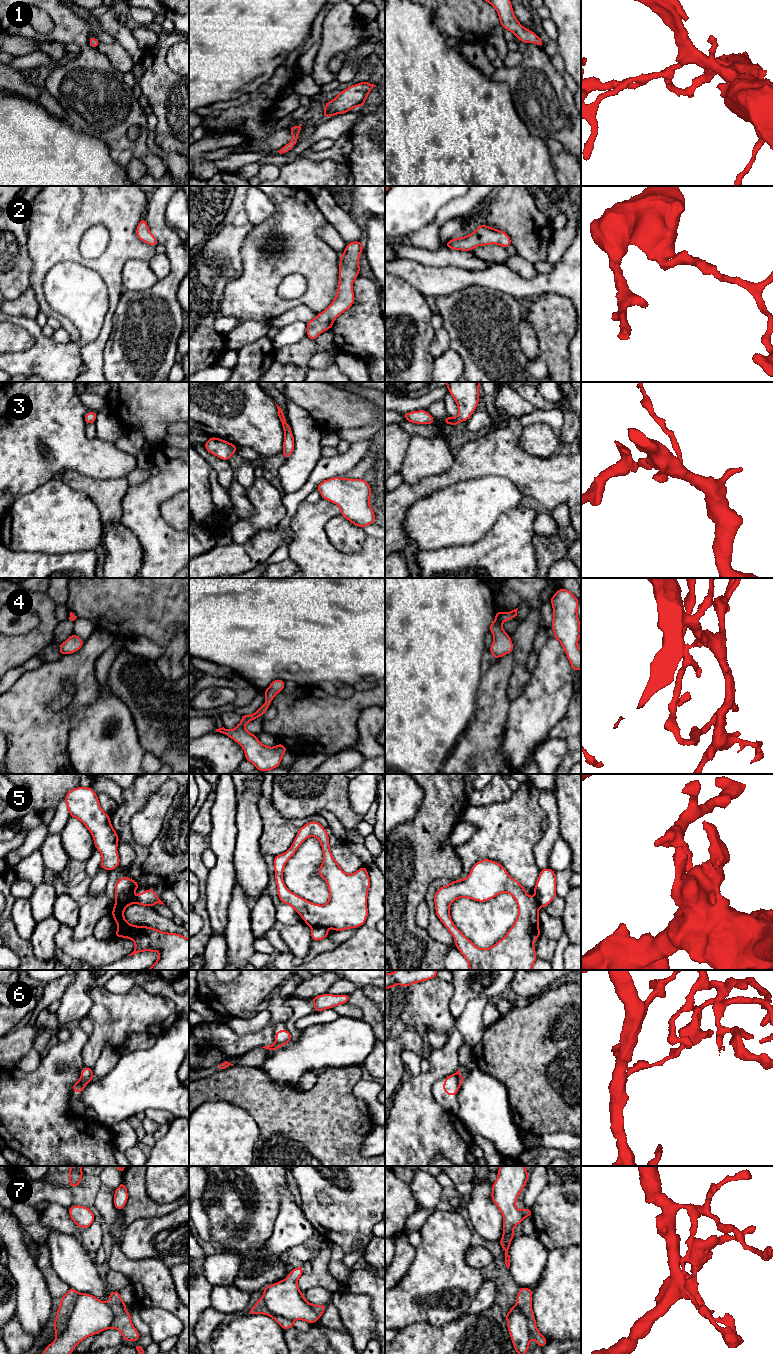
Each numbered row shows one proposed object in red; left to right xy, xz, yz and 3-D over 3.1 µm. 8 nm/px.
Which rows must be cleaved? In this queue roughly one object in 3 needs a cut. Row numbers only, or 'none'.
5, 6

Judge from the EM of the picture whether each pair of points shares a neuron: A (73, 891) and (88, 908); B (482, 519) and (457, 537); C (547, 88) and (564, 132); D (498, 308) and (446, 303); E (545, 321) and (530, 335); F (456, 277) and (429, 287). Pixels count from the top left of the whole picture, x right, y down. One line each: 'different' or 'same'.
A: different
B: same
C: same
D: same
E: different
F: same

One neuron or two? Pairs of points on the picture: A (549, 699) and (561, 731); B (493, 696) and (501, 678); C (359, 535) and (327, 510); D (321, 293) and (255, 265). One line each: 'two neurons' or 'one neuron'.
A: two neurons
B: one neuron
C: two neurons
D: one neuron

